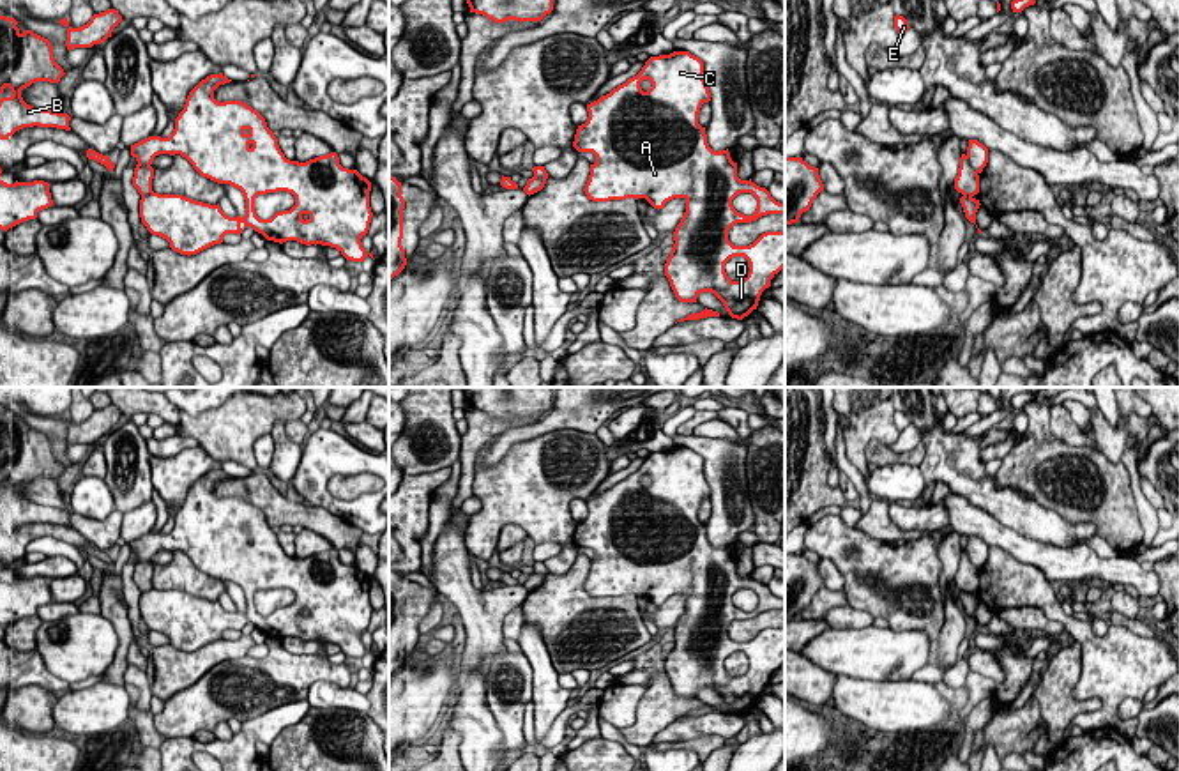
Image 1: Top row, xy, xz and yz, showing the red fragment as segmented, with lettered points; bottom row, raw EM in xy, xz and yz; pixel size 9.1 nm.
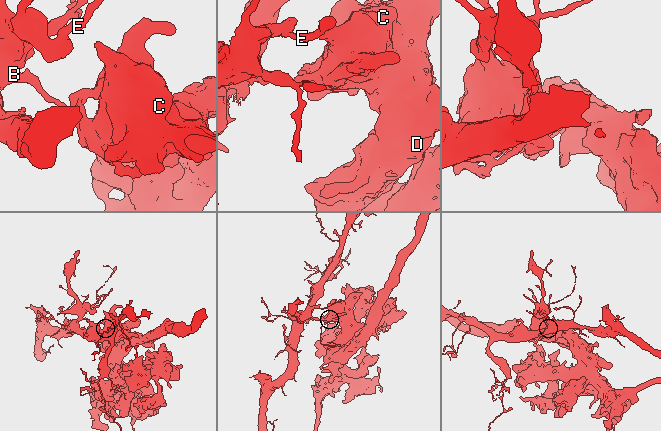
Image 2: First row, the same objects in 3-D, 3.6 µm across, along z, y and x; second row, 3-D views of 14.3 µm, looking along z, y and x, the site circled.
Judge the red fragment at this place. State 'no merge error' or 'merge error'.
merge error

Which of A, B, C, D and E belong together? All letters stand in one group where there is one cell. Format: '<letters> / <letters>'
A C D / B E

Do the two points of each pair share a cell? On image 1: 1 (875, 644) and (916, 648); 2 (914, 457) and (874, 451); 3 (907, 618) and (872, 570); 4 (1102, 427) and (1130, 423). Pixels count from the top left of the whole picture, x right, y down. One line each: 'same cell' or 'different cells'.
1: same cell
2: same cell
3: same cell
4: same cell

